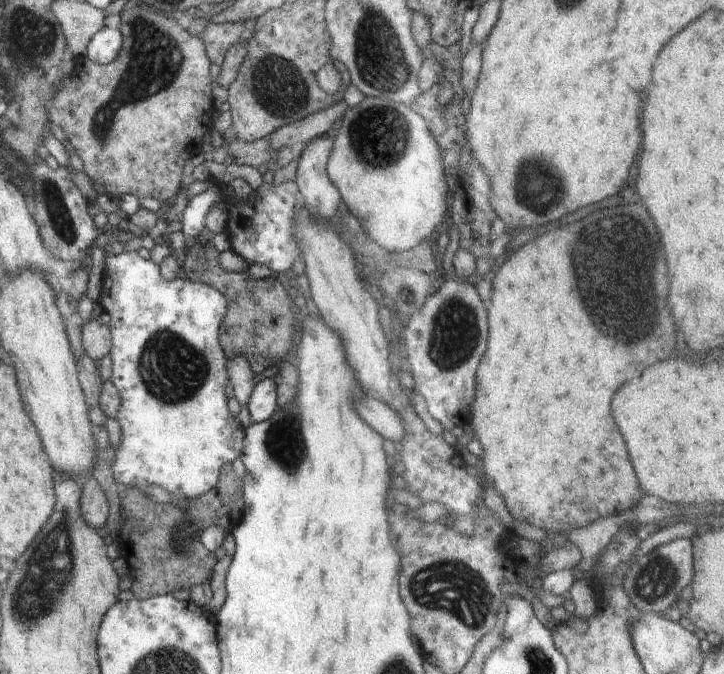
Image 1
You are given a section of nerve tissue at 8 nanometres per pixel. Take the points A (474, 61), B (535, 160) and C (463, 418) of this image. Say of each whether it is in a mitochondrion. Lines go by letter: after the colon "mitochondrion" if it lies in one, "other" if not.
A: other
B: mitochondrion
C: other

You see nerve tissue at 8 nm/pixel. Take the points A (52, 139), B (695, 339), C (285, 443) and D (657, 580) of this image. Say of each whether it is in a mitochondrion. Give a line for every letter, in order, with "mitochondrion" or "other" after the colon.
A: other
B: other
C: mitochondrion
D: mitochondrion

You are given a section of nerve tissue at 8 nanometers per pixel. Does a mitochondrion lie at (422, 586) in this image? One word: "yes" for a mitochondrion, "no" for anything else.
yes

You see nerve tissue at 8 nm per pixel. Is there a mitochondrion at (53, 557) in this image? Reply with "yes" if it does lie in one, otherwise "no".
yes

